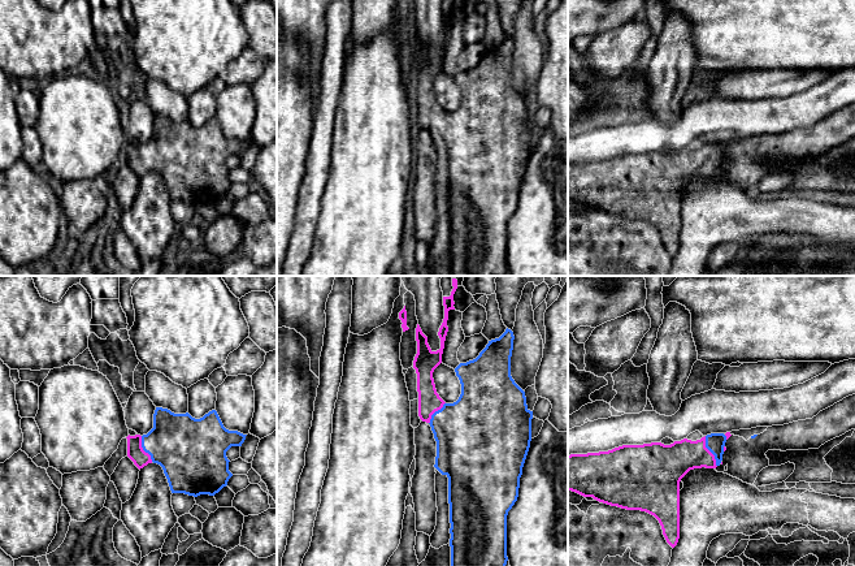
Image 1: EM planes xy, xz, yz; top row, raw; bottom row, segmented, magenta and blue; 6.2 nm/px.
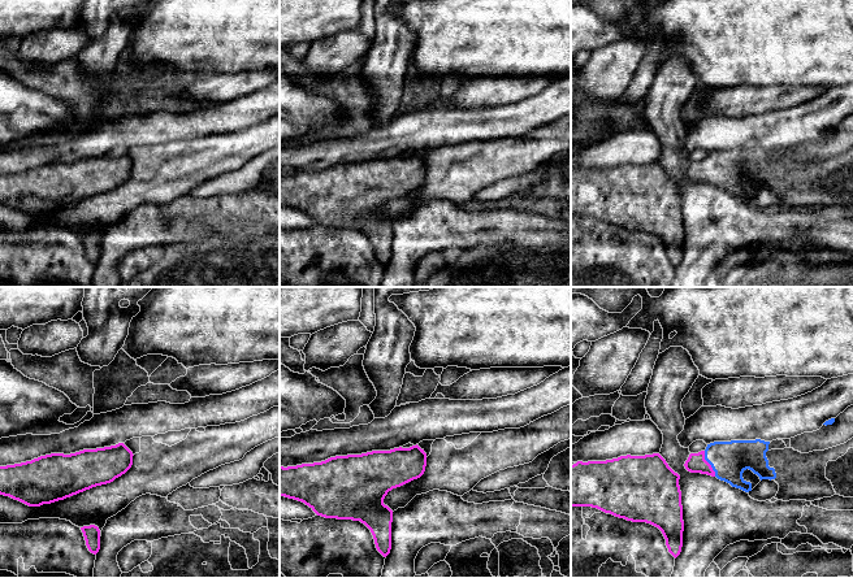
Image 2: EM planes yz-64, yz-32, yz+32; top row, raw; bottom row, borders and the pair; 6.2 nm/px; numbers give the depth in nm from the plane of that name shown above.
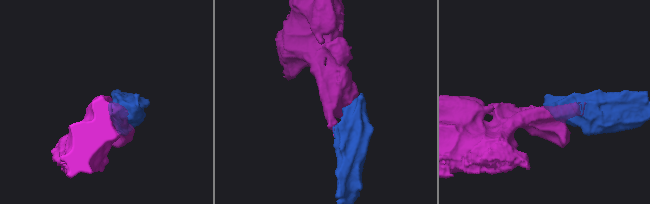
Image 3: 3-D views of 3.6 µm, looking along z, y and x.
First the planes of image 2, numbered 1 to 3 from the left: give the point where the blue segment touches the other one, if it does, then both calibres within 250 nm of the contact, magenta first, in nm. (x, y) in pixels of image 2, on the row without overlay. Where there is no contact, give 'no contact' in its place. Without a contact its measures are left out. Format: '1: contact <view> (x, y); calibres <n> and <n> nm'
1: no contact
2: no contact
3: contact yz+32 (709, 173); calibres 120 and 220 nm

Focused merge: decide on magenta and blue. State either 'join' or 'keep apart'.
join

